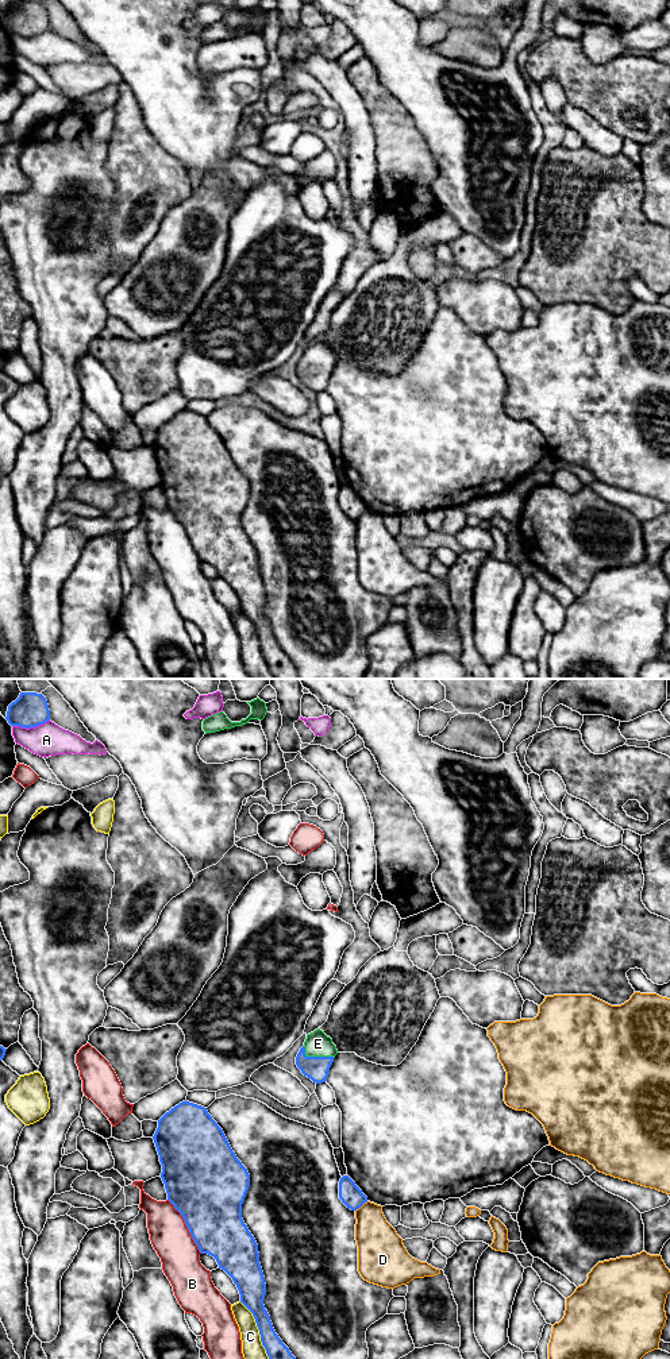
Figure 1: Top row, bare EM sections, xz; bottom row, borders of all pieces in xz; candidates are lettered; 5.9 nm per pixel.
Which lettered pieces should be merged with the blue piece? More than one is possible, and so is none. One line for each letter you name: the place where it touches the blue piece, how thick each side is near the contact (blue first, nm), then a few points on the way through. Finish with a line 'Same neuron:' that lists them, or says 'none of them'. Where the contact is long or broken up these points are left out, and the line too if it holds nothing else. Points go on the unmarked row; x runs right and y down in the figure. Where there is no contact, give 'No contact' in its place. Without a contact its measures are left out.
E: Touches blue at xz (316, 366). Thickness 140 nm (blue) against 150 nm
Same neuron: E

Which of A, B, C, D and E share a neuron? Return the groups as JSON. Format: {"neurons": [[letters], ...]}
{"neurons": [["A"], ["B"], ["C"], ["D"], ["E"]]}

